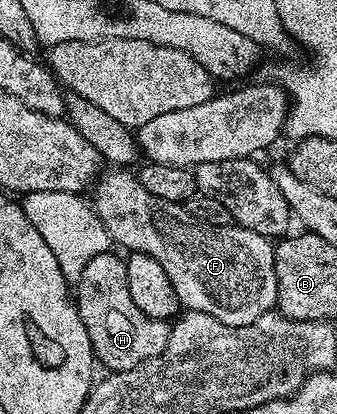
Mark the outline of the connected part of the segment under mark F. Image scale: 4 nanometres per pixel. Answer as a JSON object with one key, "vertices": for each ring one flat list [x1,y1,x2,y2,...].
{"vertices":[[110,169,106,176,93,184,94,199,92,206,100,217,104,229,111,240,127,252,139,251,148,253,148,257,156,257,168,273,168,281,176,288,179,304,186,311,208,313,208,317,216,317,224,325,239,327,256,321,256,317,275,310,278,302,276,289,276,265,274,264,274,243,267,236,252,233,252,229,244,229,237,225,228,227,211,227,186,212,181,203,164,201,160,197,152,197,144,185,140,185,137,174,130,169]]}

